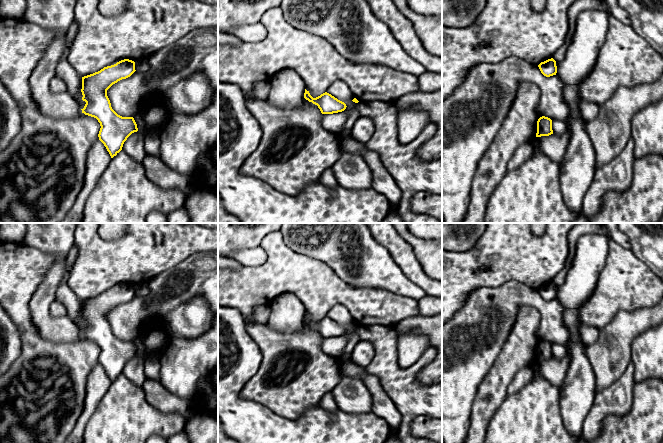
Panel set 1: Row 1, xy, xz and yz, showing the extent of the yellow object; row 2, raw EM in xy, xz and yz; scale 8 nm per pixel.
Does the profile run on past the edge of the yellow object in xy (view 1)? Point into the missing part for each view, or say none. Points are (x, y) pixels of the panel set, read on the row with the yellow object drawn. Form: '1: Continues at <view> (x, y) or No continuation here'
1: No continuation here

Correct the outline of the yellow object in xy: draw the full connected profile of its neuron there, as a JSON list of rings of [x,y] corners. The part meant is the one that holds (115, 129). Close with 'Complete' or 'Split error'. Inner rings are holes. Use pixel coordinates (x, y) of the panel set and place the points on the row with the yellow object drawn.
[[[124,59],[98,72],[82,77],[82,100],[86,102],[82,110],[100,123],[99,140],[104,144],[111,158],[116,156],[124,142],[138,131],[133,117],[122,117],[111,107],[107,90],[135,72],[135,62]]]. Complete

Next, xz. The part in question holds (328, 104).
[[[305,89],[304,98],[317,105],[322,114],[333,114],[342,112],[346,109],[346,104],[331,94],[325,92],[320,96],[313,98],[309,91]]]. Complete

